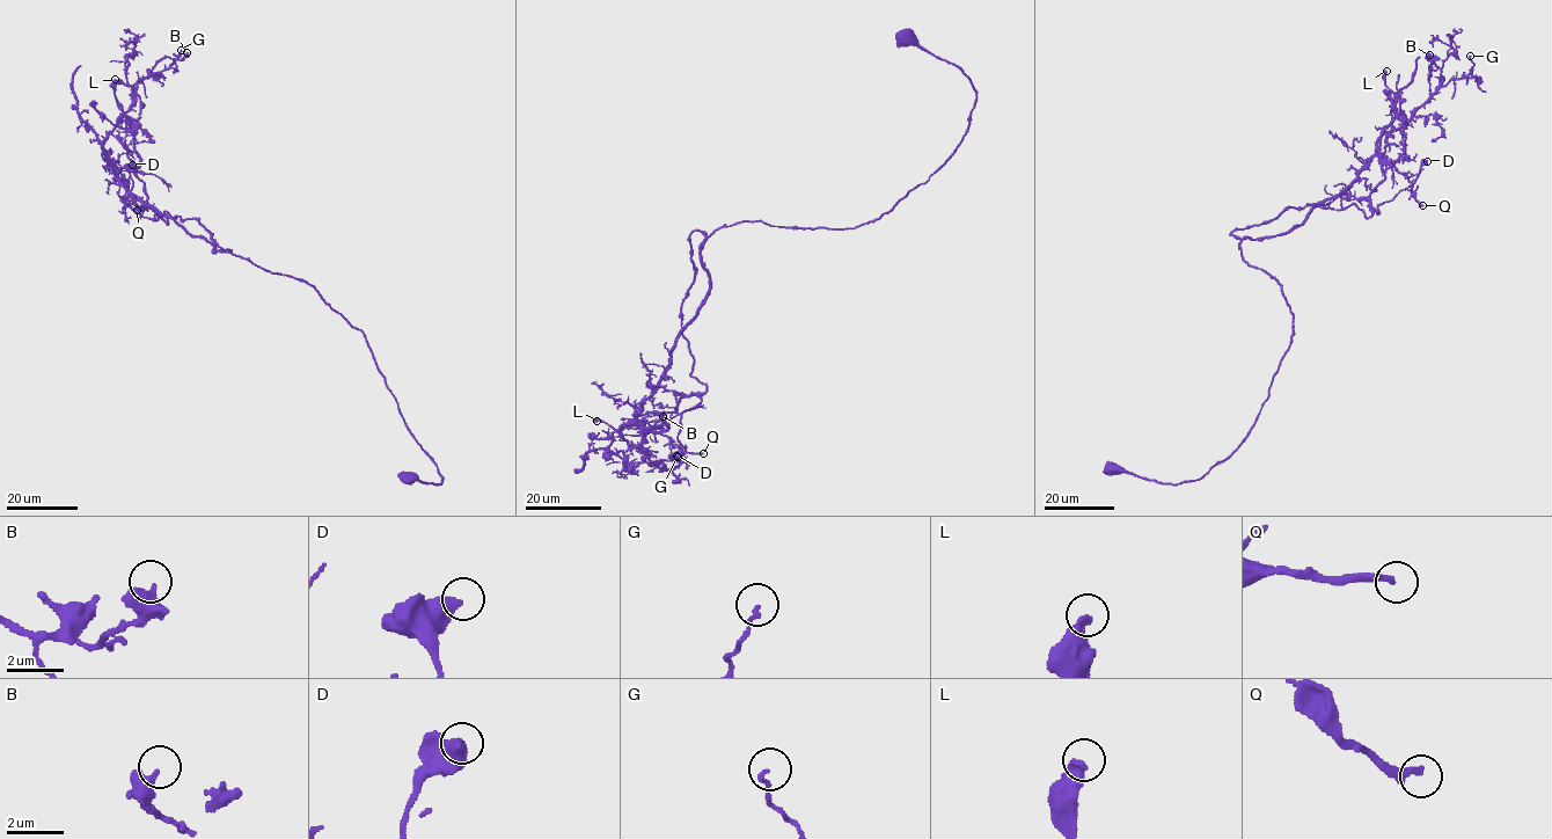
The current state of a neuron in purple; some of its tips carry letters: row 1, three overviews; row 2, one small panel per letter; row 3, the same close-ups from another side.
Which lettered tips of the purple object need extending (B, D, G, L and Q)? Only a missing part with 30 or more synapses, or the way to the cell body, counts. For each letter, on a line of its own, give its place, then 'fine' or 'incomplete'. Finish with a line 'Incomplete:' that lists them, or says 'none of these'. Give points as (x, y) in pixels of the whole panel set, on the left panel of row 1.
B: at (187, 52); fine
D: at (132, 165); fine
G: at (181, 50); fine
L: at (115, 79); fine
Q: at (137, 210); fine
Incomplete: none of these

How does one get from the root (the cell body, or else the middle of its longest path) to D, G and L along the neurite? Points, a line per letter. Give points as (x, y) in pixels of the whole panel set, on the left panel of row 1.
D: (410, 476), (443, 478), (364, 333), (312, 285), (222, 249), (197, 219), (134, 212), (132, 165)
G: (410, 476), (443, 478), (364, 333), (305, 282), (212, 253), (131, 195), (105, 155), (140, 79), (181, 50)
L: (410, 476), (443, 478), (364, 333), (305, 282), (212, 253), (138, 198), (137, 208), (147, 197), (115, 79)

